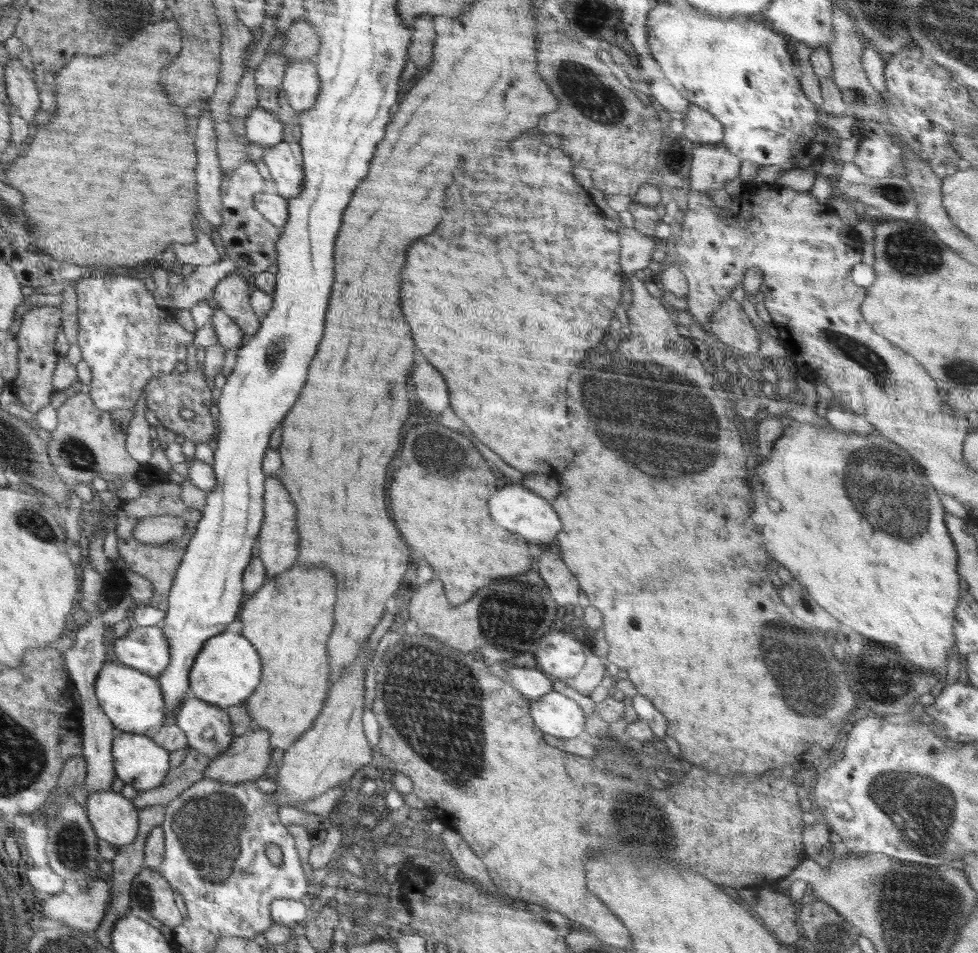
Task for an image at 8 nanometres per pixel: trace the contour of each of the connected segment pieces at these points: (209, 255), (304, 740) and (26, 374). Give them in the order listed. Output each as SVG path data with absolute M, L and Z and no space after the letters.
M196 230L193 243L173 243L171 249L176 255L176 262L193 267L216 264L222 259L221 249L212 243L211 236Z
M360 652L357 659L350 668L345 668L341 677L333 683L327 694L324 706L312 726L300 736L300 739L292 743L290 748L284 751L282 761L278 765L277 778L274 782L278 785L276 793L277 806L292 806L301 802L319 797L330 788L340 786L348 782L355 772L361 770L366 764L372 761L372 747L366 739L362 726L362 714L364 714L364 662L366 652Z
M56 306L32 307L22 316L20 329L16 334L19 344L19 371L9 386L24 408L32 414L40 414L40 410L48 410L48 406L52 406L52 398L56 398L53 372L56 372L56 366L62 358L60 349L60 330L62 329L63 310Z

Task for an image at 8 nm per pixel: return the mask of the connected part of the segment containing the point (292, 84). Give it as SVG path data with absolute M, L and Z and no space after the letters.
M304 59L287 66L282 83L289 105L299 113L313 107L319 95L319 74L311 59Z

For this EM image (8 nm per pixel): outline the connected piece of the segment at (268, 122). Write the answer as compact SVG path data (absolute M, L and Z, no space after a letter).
M256 107L250 111L245 122L245 138L260 144L259 146L274 146L285 140L282 123L274 117L274 113L265 108Z

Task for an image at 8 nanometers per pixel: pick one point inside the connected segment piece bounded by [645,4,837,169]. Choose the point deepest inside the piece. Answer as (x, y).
(740, 71)

